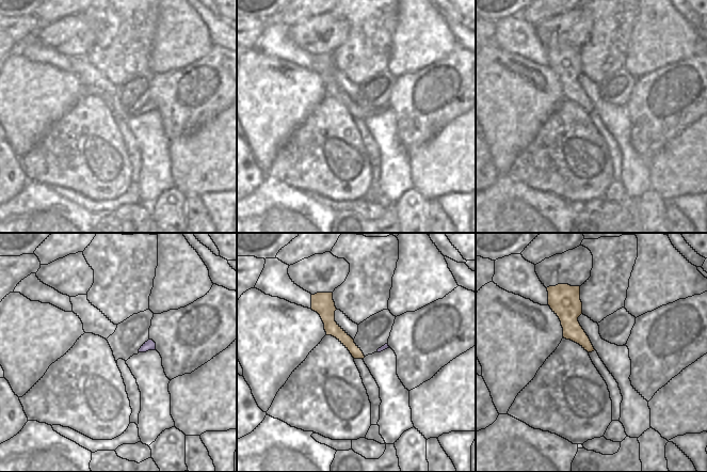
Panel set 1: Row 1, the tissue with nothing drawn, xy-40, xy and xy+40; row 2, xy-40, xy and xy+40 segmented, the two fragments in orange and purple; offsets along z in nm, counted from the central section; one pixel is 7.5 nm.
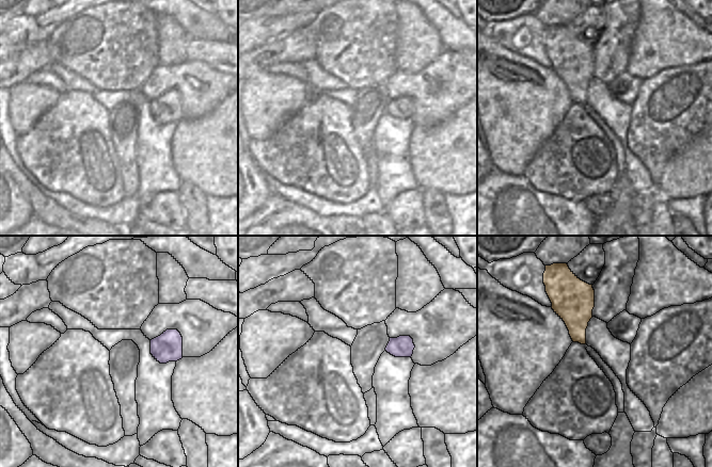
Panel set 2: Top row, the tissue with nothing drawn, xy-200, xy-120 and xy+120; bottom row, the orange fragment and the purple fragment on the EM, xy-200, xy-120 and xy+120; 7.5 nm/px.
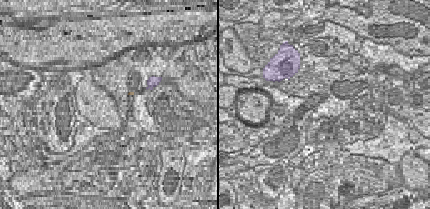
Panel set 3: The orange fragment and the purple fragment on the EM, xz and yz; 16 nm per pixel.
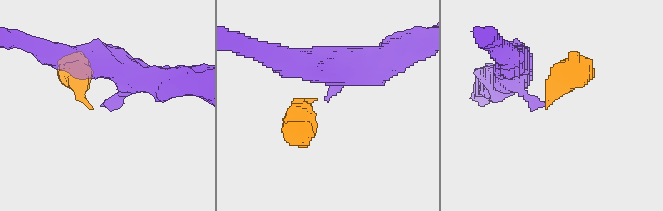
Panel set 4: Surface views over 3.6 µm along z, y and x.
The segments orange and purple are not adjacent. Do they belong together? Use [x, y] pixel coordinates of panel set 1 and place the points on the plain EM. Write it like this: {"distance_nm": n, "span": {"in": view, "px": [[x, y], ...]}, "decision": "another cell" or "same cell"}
{"distance_nm": 110, "span": {"in": "xy", "px": [[364, 116], [378, 112]]}, "decision": "same cell"}

